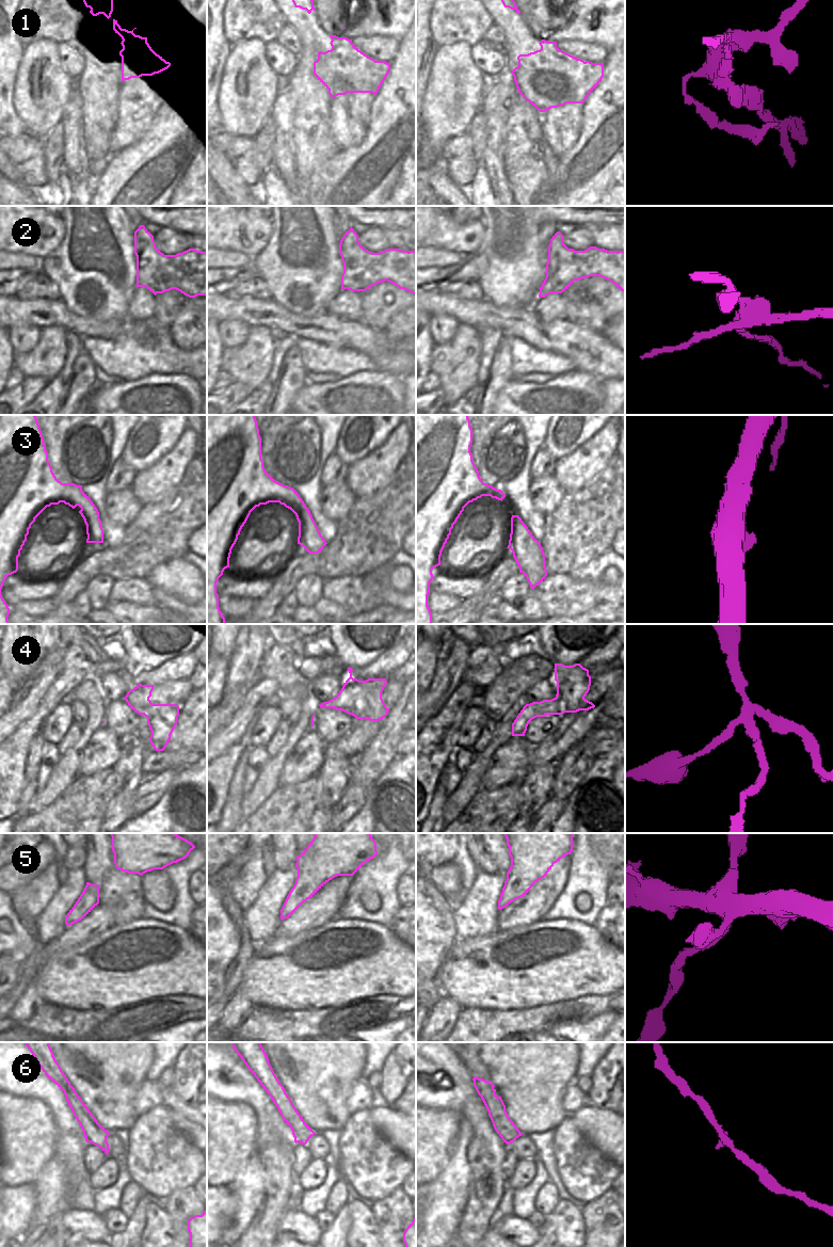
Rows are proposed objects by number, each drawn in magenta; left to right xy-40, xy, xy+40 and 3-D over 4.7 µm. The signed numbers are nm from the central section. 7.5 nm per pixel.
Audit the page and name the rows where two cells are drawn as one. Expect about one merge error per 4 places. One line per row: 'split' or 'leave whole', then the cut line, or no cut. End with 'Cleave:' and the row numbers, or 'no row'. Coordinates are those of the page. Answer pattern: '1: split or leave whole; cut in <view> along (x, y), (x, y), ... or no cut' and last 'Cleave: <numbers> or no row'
1: split; cut in xy+40 along (540, 49), (542, 56), (551, 59), (586, 63)
2: split; cut in xy+40 along (624, 256), (601, 256), (595, 260), (587, 262), (579, 259)
3: leave whole; no cut
4: split; cut in xy along (346, 681), (355, 684), (373, 683), (377, 686), (383, 687)
5: leave whole; no cut
6: leave whole; no cut
Cleave: 1, 2, 4

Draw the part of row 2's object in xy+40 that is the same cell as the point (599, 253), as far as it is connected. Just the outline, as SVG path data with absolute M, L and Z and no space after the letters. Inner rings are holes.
M590 246L586 251L592 251L595 253L592 257L581 257L580 260L588 263L590 261L596 261L600 257L625 257L625 251L619 251L616 253L610 253L605 249L598 249L596 246Z

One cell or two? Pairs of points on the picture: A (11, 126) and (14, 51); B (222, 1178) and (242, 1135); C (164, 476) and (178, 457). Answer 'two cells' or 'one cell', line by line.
A: one cell
B: one cell
C: one cell

